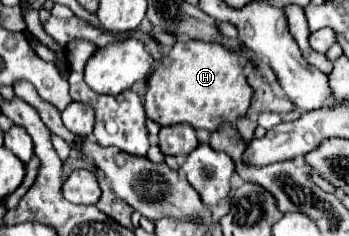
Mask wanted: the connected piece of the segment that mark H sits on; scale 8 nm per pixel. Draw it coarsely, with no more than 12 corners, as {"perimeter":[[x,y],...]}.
{"perimeter":[[178,40],[146,116],[216,132],[252,100],[240,56]]}

